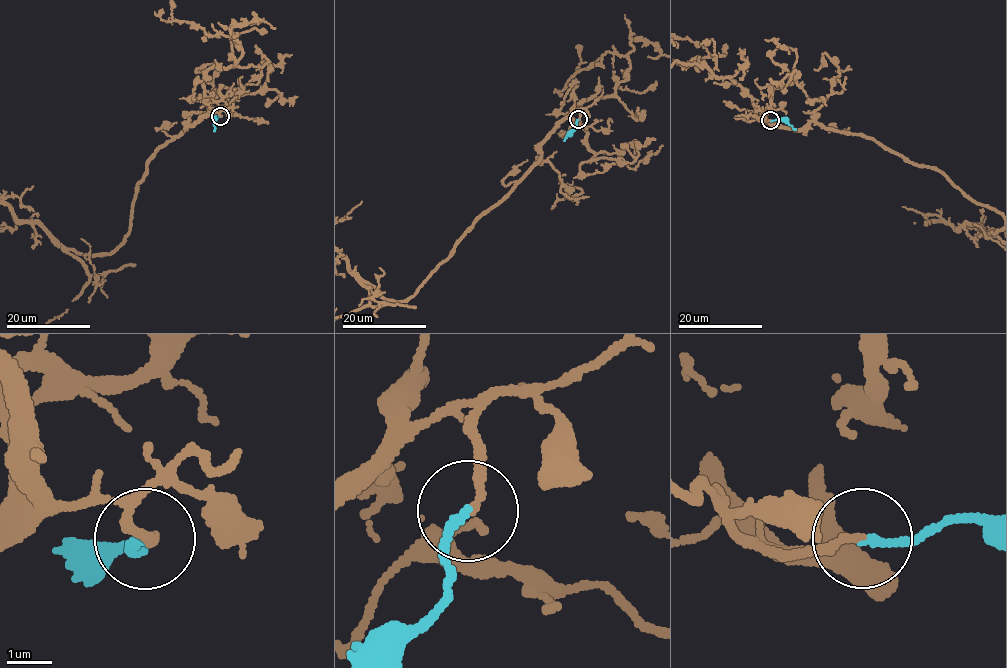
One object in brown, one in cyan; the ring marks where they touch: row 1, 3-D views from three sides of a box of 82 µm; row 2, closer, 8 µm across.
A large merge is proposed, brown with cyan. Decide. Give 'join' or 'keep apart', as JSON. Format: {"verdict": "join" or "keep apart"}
{"verdict": "join"}

